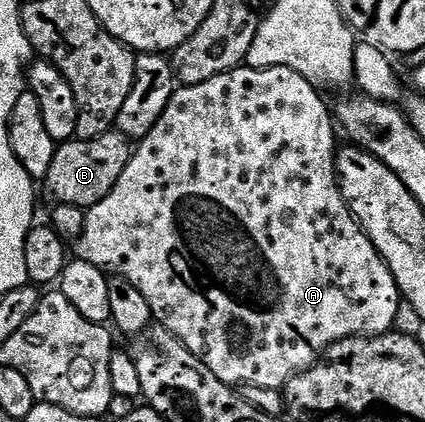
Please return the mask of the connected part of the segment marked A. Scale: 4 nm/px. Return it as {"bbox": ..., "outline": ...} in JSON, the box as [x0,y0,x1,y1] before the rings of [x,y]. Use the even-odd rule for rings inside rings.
{"bbox":[75,65,403,390],"outline":[[[272,65],[269,69],[238,67],[229,73],[215,75],[215,79],[207,79],[207,83],[178,88],[155,127],[140,138],[133,158],[127,163],[123,175],[119,175],[115,187],[104,199],[88,206],[85,230],[75,241],[76,256],[80,260],[131,279],[131,283],[143,291],[143,299],[147,299],[153,312],[153,321],[168,333],[175,334],[224,385],[284,390],[285,384],[296,373],[304,373],[318,364],[319,357],[313,353],[320,349],[321,352],[328,350],[330,345],[345,337],[388,333],[396,326],[393,324],[401,305],[403,309],[400,287],[369,236],[353,217],[341,194],[341,186],[337,184],[337,158],[333,145],[335,117],[330,106],[328,109],[317,93],[320,93],[318,86],[303,79],[299,71],[291,71],[282,65]],[[185,309],[197,309],[197,330],[194,333],[185,329]]]}

